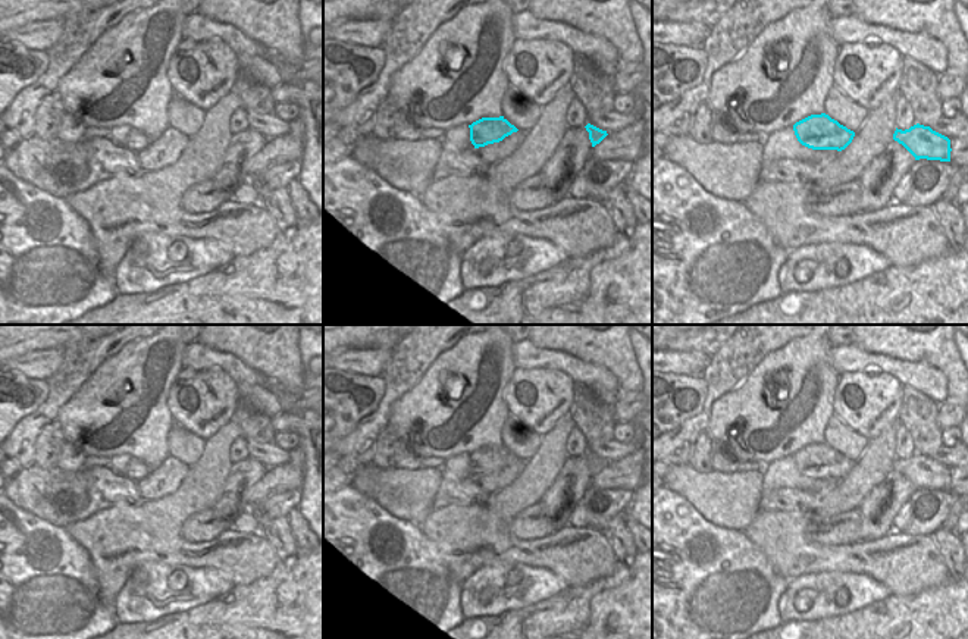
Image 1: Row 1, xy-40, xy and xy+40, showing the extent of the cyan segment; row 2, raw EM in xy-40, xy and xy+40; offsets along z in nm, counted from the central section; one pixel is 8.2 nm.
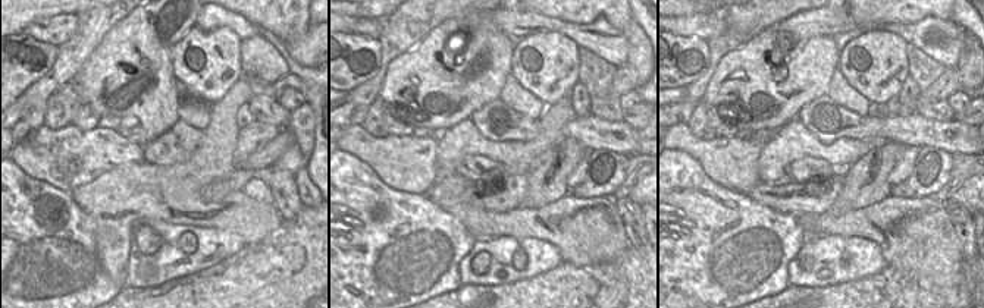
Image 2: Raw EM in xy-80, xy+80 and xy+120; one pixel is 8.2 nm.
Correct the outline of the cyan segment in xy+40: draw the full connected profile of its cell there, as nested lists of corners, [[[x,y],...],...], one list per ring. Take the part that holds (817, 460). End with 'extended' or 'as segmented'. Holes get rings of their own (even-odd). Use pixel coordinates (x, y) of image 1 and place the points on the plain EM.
[[[811,444],[793,454],[798,470],[812,479],[845,479],[855,461],[831,448],[828,444]]]; as segmented

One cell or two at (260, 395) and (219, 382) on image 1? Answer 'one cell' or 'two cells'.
two cells

